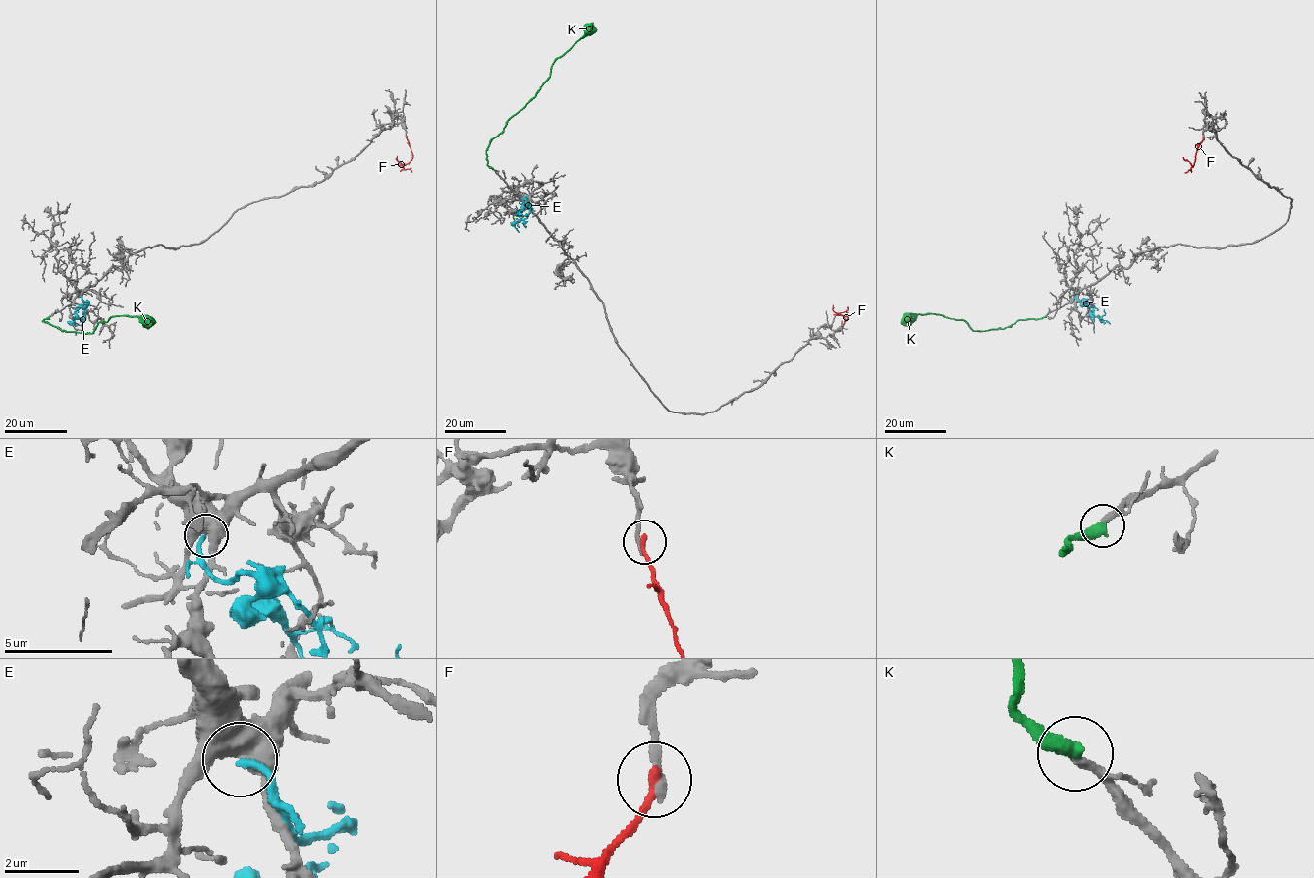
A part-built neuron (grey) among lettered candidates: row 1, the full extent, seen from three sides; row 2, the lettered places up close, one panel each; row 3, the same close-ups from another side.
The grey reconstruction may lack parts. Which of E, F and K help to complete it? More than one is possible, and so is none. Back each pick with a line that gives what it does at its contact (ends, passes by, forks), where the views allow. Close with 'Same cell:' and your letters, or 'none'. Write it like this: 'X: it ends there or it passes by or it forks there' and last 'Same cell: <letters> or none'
Same cell: none

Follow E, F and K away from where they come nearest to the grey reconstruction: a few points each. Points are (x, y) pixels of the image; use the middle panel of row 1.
E: (522, 198), (529, 204), (529, 212), (515, 224), (519, 232)
F: (843, 325), (848, 317), (839, 313), (847, 306)
K: (492, 168), (487, 162), (486, 148), (491, 140), (534, 96), (550, 76), (551, 65), (584, 35), (591, 23)

